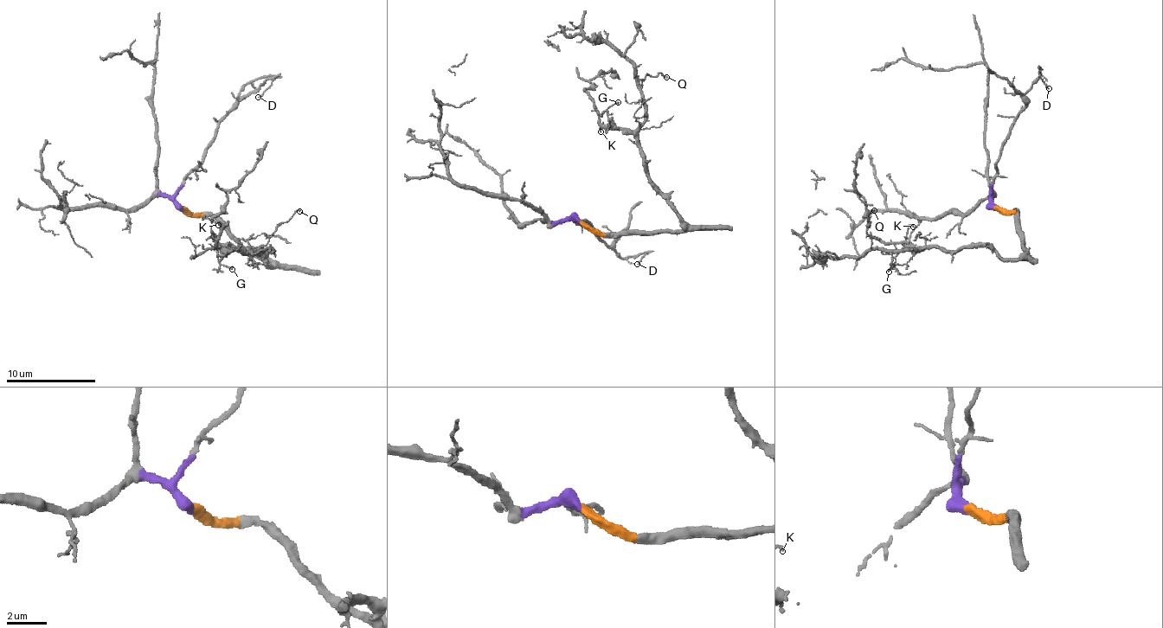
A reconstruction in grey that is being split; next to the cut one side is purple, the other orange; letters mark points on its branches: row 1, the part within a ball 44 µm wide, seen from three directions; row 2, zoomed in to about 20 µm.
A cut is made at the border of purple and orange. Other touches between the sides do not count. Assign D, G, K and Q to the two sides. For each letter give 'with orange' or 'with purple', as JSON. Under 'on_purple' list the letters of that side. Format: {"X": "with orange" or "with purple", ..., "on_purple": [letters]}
{"D": "with purple", "G": "with orange", "K": "with orange", "Q": "with orange", "on_purple": ["D"]}

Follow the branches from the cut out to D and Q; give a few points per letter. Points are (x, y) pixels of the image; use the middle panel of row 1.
D: (578, 222), (568, 219), (586, 221), (595, 233), (608, 246), (613, 245), (622, 257), (646, 253), (638, 263)
Q: (580, 222), (616, 233), (681, 227), (648, 176), (638, 140), (645, 120), (638, 82), (647, 74), (667, 78)

